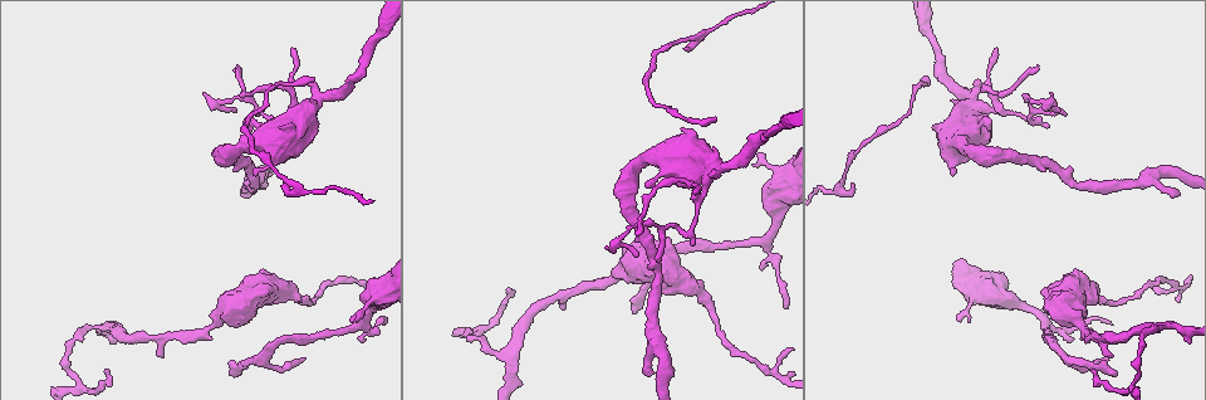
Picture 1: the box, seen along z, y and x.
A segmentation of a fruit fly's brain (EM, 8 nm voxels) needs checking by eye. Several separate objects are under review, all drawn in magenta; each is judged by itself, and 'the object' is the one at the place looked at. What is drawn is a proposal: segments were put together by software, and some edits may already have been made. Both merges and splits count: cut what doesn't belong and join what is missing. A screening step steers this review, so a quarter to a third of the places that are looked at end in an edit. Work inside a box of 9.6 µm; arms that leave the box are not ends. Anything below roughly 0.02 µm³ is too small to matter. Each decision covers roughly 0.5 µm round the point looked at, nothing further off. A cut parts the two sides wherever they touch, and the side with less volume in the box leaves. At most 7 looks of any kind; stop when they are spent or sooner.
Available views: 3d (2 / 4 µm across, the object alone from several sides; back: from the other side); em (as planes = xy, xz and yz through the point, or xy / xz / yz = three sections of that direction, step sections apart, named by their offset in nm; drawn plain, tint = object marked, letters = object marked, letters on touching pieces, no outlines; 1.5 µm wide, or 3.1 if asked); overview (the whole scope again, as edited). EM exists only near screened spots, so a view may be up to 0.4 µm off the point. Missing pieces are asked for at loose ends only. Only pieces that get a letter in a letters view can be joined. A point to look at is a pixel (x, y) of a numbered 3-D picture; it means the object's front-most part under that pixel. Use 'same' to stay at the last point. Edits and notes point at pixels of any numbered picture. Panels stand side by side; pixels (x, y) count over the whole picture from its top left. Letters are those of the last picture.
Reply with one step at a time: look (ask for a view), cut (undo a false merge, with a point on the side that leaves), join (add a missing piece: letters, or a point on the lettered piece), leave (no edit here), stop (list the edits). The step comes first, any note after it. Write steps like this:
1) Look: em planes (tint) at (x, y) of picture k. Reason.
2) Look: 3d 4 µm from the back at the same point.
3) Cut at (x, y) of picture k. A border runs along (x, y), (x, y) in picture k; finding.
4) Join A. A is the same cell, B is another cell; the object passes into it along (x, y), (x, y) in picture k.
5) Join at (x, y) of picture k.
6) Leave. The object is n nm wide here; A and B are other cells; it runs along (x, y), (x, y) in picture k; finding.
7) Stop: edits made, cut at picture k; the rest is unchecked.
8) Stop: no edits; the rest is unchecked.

Look: 3d 2 µm at (640, 233) of picture 1. Tapers out.

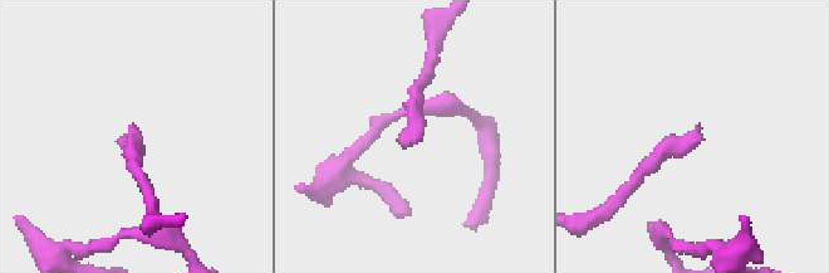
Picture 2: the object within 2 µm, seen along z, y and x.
Look: em yz step 8 (tint) at (412, 146) of picture 2.

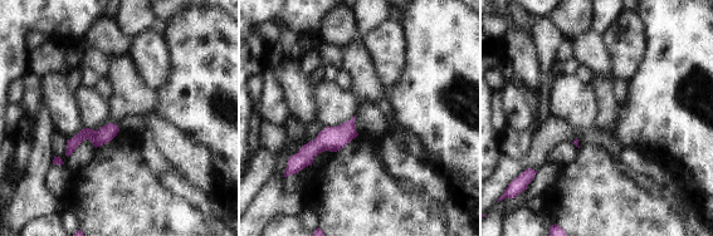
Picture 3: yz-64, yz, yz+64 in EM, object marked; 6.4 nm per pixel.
Look: em planes (letters) at the same point. Cut it another way.

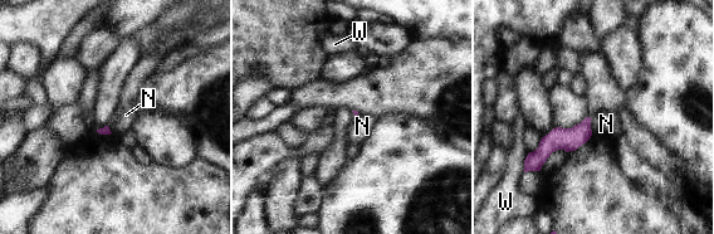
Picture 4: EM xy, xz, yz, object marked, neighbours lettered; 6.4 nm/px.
Leave. The longest contact is with W, 130 nm; N and W are other cells; no lettered piece goes on from it.

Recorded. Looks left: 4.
Look: em xz step 4 (letters) at (232, 376) of picture 1. Tapers out.

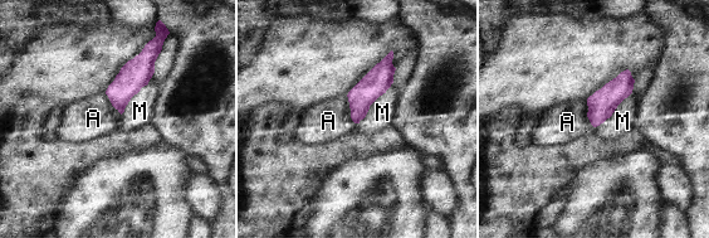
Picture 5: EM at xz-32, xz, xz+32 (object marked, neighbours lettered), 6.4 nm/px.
Look: em planes (letters) at the same point. Cut it another way.

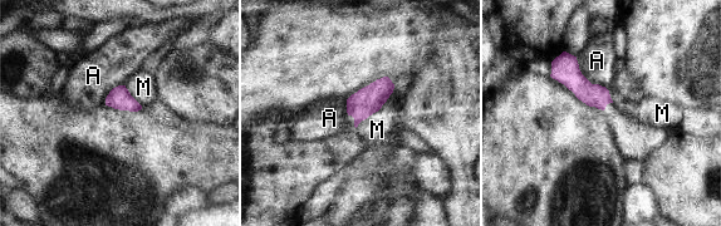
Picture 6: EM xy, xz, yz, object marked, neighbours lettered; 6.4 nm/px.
Leave. The object is 140 nm wide here; A and M are other cells; a border runs along (392, 92), (387, 101), (356, 128) in picture 6; none of them fits.

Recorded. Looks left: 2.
Look: em xy step 8 (letters) at (301, 358) of picture 1. Thin end.

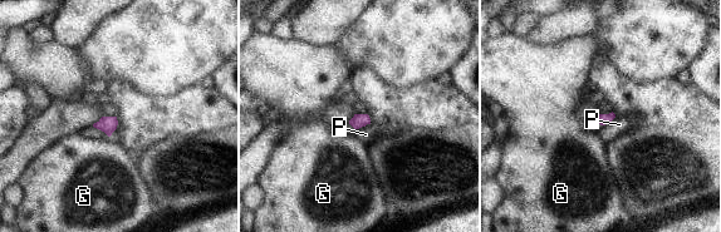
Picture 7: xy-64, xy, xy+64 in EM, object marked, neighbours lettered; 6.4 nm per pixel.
Join P. P is the same cell, G is another cell; the object passes into it along (358, 121), (362, 126), (366, 134) in picture 7; it goes on there.

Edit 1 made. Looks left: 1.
Stop: edits made, join at picture 7; the rest is unchecked.

